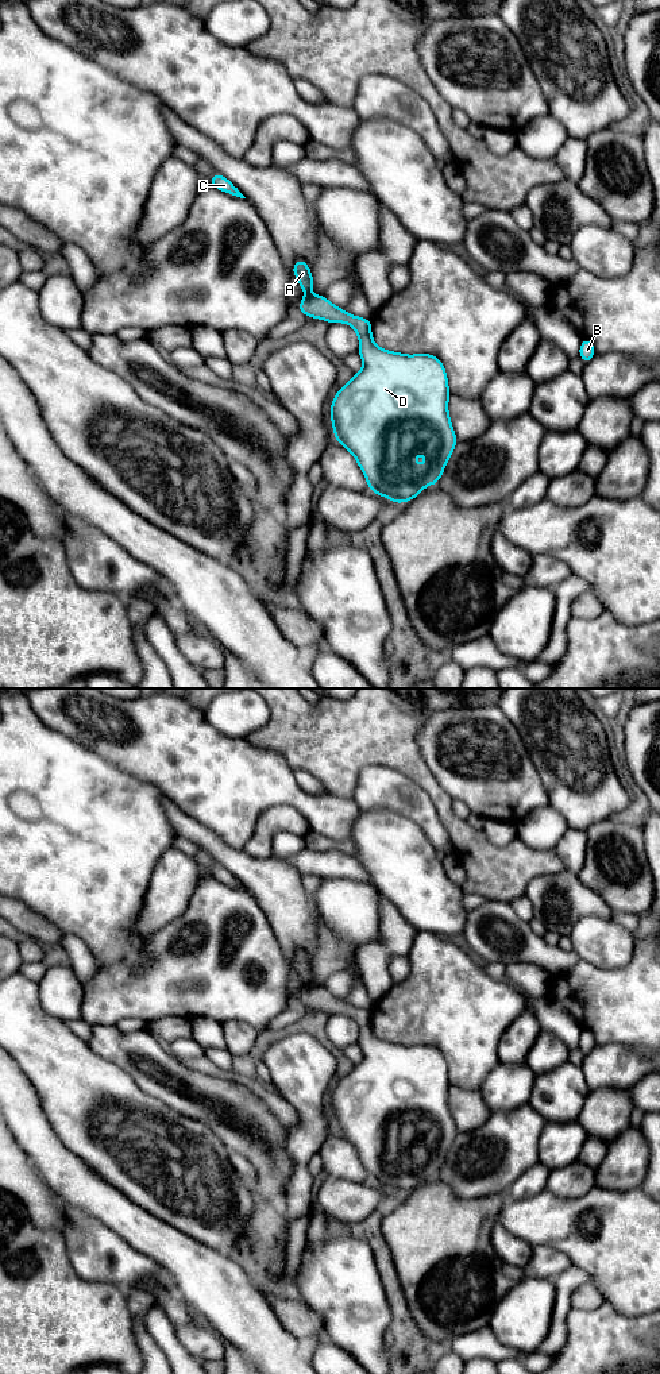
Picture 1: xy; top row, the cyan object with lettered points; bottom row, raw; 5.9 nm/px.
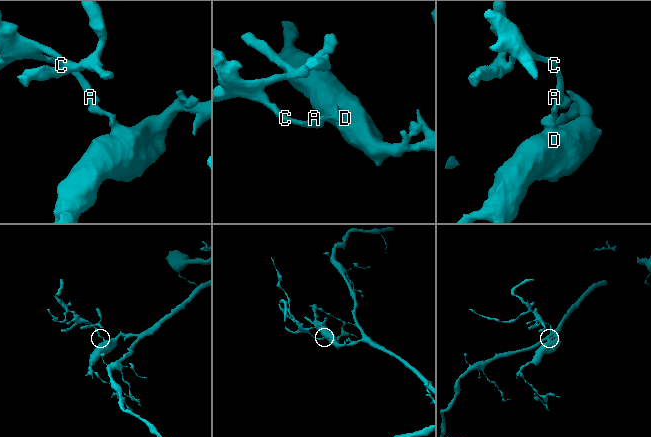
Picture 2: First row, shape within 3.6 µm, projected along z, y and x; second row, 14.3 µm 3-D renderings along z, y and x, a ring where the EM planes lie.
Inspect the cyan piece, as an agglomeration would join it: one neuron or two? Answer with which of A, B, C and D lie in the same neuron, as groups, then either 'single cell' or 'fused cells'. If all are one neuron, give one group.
A C / B D; fused cells

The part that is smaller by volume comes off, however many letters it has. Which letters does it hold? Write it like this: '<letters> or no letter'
A, C

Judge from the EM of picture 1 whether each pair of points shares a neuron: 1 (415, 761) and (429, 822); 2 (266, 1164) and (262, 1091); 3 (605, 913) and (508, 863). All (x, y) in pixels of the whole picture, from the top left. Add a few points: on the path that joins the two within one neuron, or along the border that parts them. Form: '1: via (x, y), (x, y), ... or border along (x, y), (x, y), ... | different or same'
1: border along (394, 770), (412, 779), (428, 795), (437, 814) | different
2: border along (240, 1080), (282, 1123) | different
3: border along (564, 869), (556, 873), (536, 876), (524, 894) | different

